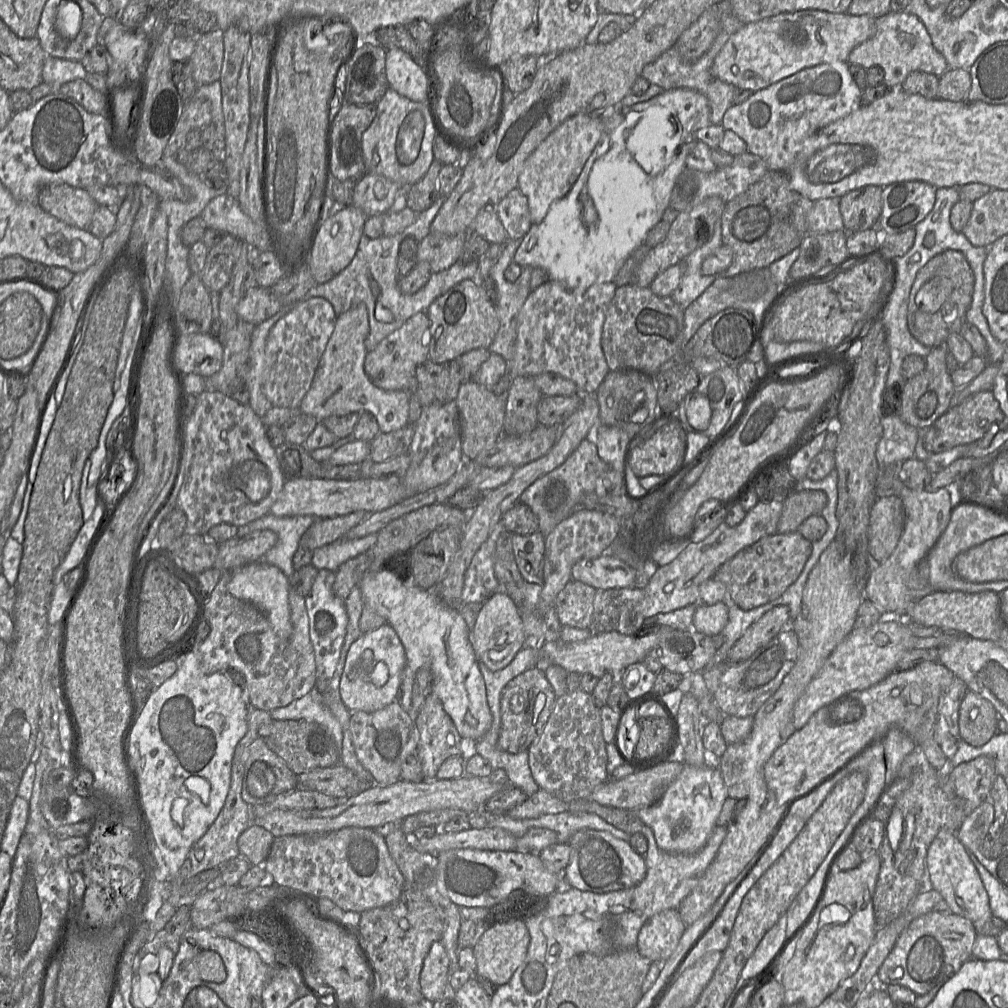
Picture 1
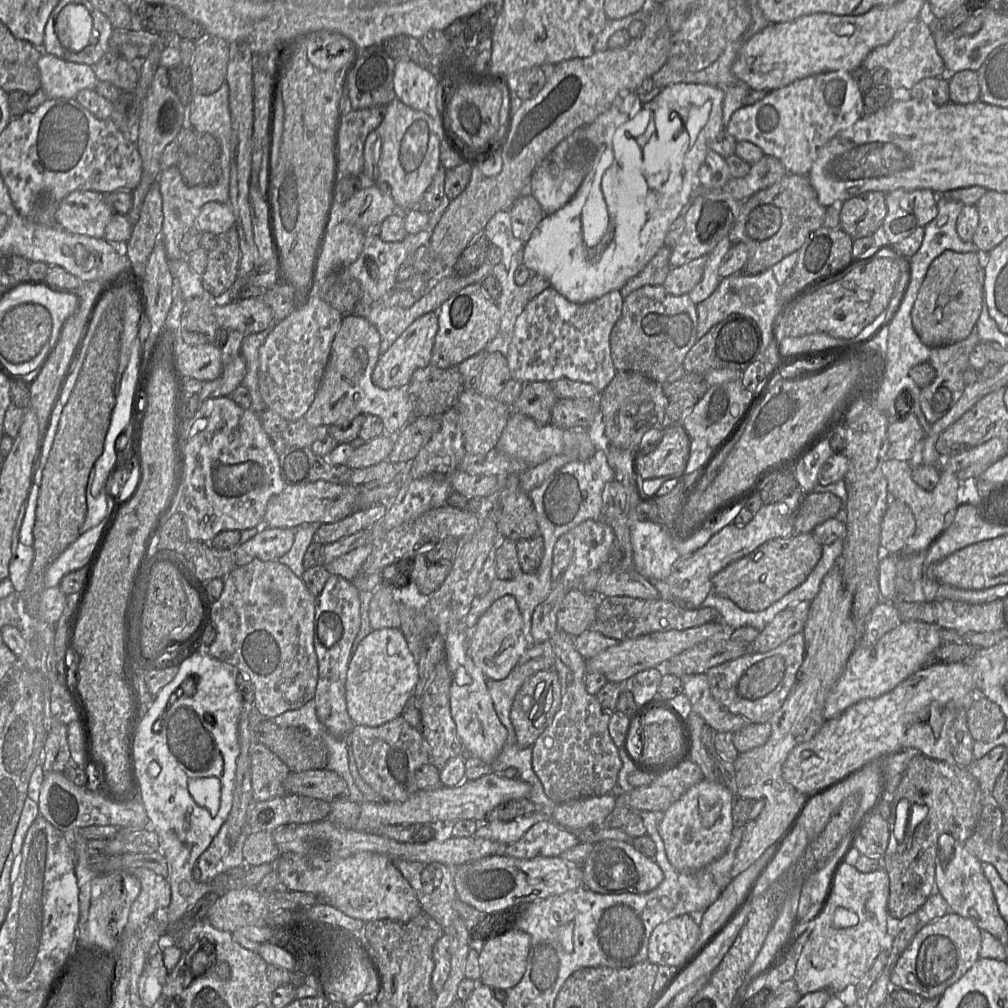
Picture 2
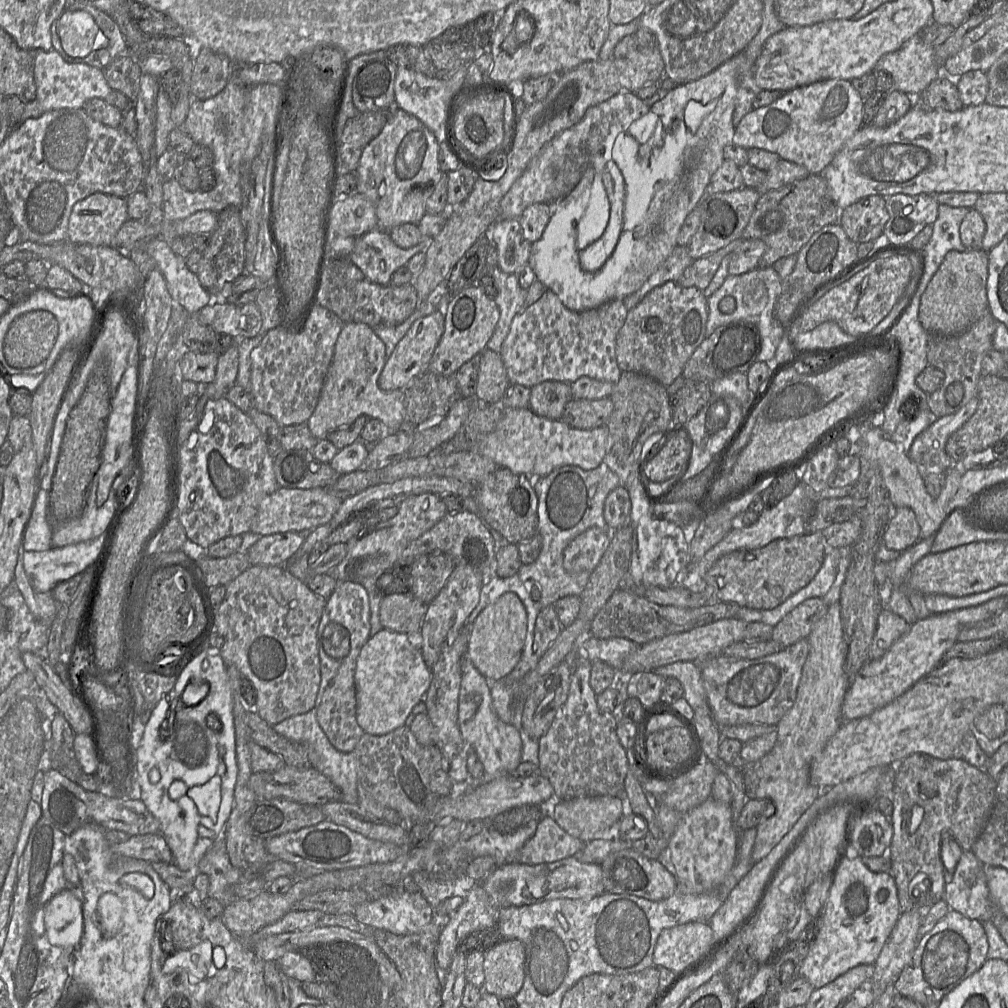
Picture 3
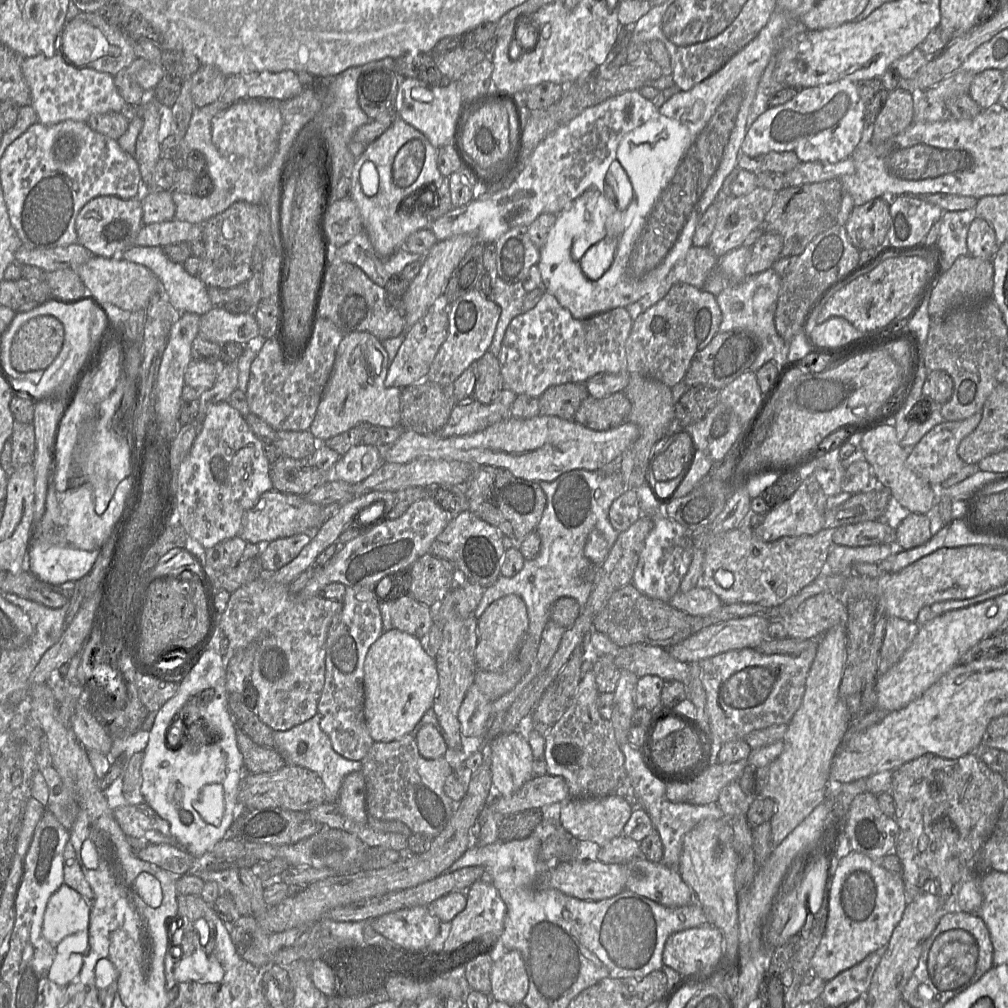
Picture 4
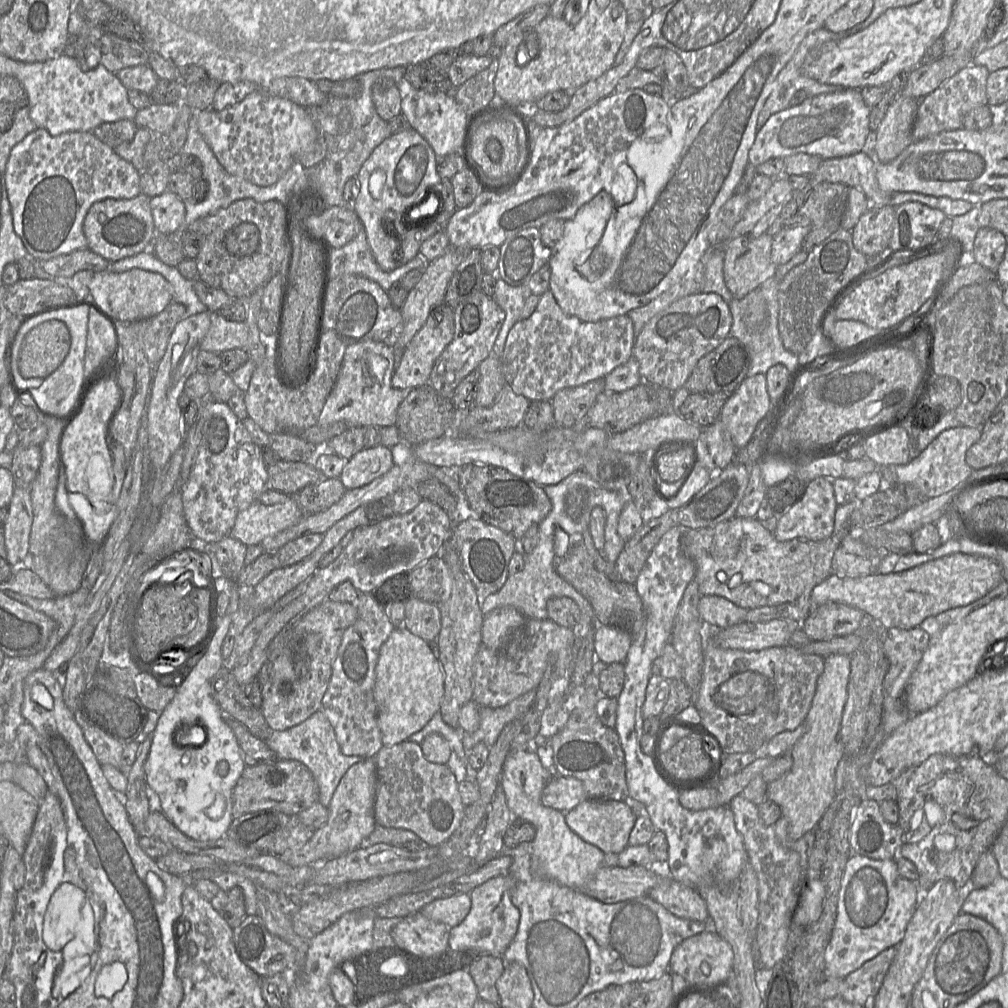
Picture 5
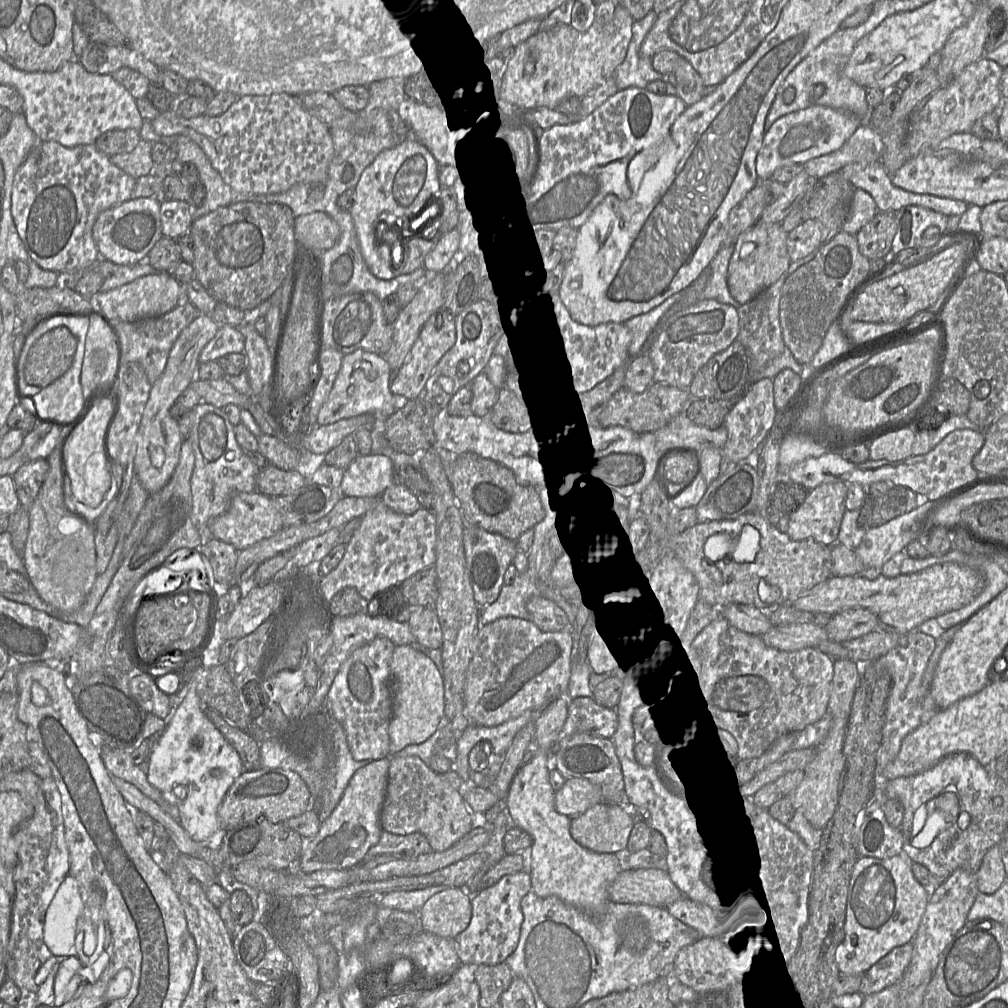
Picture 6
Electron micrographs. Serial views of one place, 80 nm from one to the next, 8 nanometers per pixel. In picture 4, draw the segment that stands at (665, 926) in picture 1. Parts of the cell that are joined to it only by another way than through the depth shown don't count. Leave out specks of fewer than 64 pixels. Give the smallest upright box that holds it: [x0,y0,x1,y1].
[663,924,733,982]

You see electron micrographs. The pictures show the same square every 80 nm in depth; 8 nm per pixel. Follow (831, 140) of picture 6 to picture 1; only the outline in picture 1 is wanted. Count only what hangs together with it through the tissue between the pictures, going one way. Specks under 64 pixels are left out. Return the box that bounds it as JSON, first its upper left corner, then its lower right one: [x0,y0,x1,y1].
[721,62,862,173]

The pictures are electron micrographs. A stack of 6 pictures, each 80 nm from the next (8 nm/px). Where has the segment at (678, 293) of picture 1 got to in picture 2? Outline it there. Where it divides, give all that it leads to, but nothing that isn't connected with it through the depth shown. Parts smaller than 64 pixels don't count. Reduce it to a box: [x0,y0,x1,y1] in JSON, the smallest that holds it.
[688,237,731,305]

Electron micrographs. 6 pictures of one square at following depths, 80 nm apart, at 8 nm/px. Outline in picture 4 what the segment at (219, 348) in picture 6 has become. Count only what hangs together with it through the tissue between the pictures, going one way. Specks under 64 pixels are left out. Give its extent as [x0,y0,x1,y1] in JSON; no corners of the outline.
[198,306,259,345]

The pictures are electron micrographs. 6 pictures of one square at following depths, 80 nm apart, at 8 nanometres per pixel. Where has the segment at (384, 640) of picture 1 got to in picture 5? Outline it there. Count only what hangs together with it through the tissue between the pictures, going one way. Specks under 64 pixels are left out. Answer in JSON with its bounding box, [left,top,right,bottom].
[375,627,444,746]

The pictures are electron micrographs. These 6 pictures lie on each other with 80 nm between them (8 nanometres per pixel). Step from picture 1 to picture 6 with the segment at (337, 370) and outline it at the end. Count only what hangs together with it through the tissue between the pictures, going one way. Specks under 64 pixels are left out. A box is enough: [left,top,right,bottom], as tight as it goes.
[317,349,409,424]

